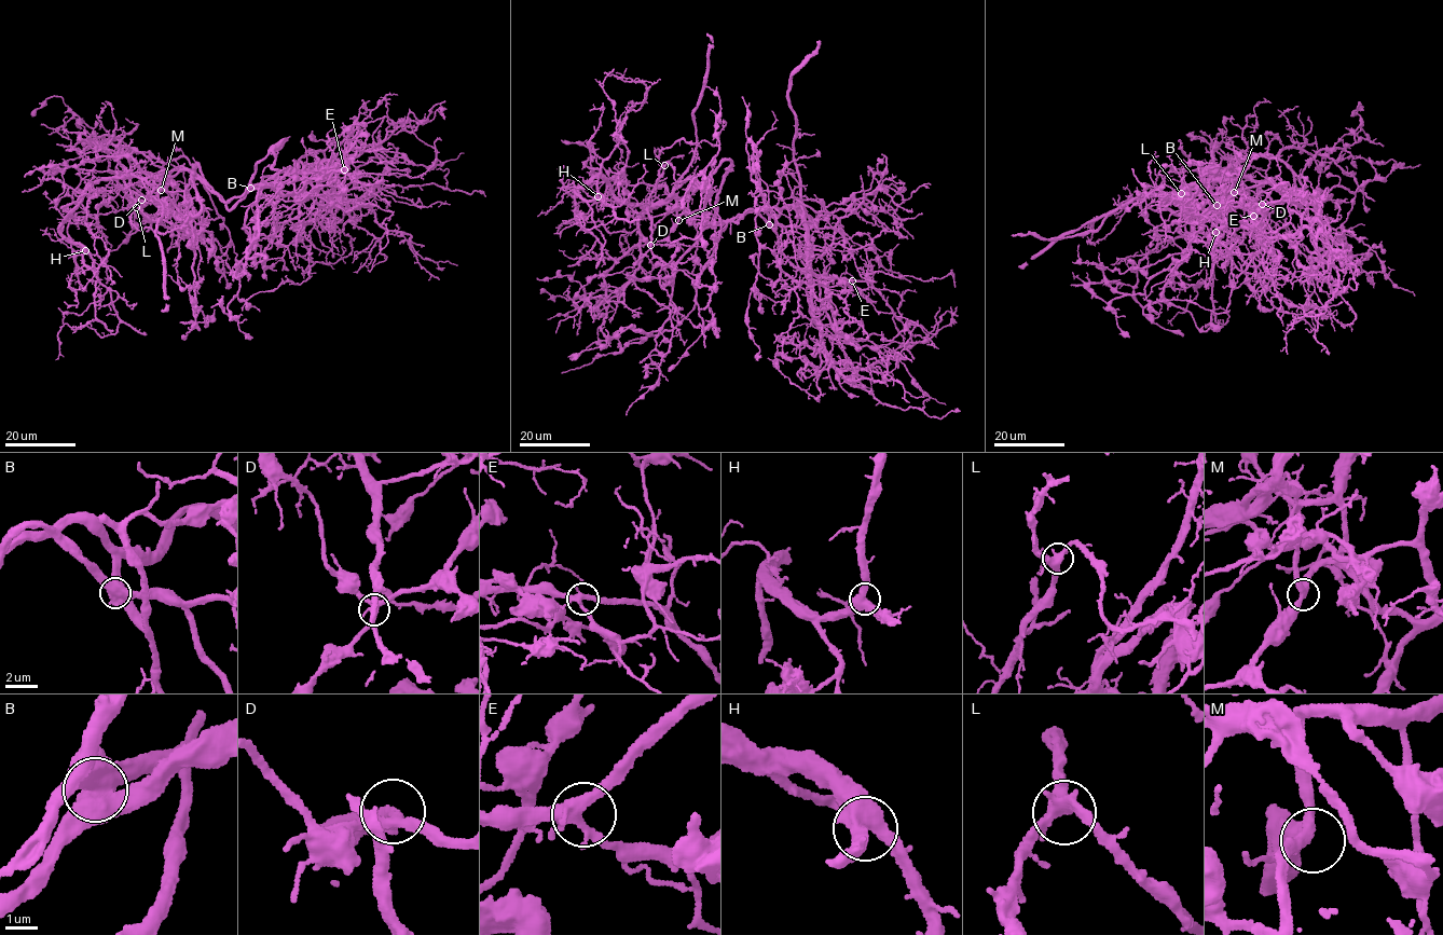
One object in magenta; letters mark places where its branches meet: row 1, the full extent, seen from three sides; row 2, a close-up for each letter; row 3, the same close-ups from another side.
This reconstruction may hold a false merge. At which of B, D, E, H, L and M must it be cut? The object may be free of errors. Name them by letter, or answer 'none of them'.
B

